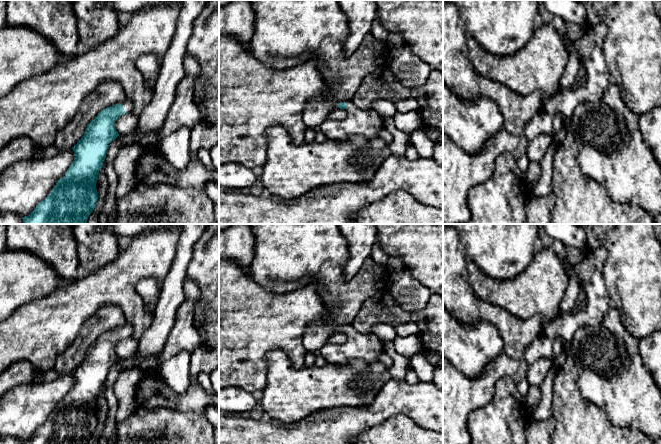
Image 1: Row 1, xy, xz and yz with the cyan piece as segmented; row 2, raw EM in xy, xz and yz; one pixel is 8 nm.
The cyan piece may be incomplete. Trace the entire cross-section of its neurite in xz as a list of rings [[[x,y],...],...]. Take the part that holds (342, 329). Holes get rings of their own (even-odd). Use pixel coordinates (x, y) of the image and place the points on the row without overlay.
[[[340,326],[337,330],[347,334],[344,344],[326,344],[321,350],[321,356],[329,364],[347,364],[350,359],[359,359],[367,363],[379,361],[384,351],[382,341],[374,334],[363,334],[349,327]]]

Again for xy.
[[[127,322],[122,328],[107,331],[98,337],[95,343],[88,348],[83,361],[73,371],[75,382],[65,400],[57,405],[51,417],[37,428],[28,440],[23,441],[23,444],[88,443],[98,425],[96,407],[106,381],[108,368],[119,360],[115,345],[126,336],[133,338],[132,326]]]

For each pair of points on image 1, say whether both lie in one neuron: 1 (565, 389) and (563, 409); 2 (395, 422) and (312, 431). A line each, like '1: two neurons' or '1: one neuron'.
1: one neuron
2: two neurons

